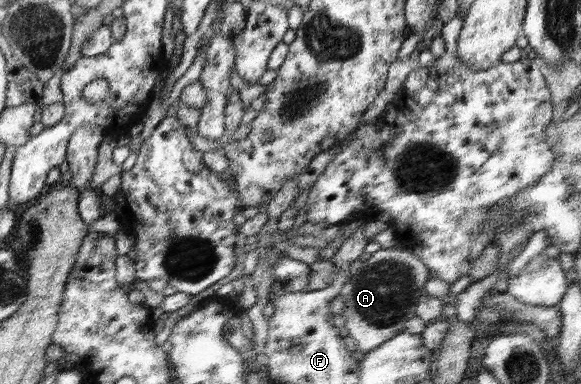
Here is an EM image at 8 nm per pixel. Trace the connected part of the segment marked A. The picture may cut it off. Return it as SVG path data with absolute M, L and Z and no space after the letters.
M398 245L398 249L382 248L382 251L390 251L390 259L380 261L375 265L364 262L364 266L349 277L338 295L344 301L344 312L340 315L346 319L345 326L348 329L348 335L355 339L358 350L364 354L405 330L406 321L415 316L417 301L430 274L428 266L412 250L404 250Z

